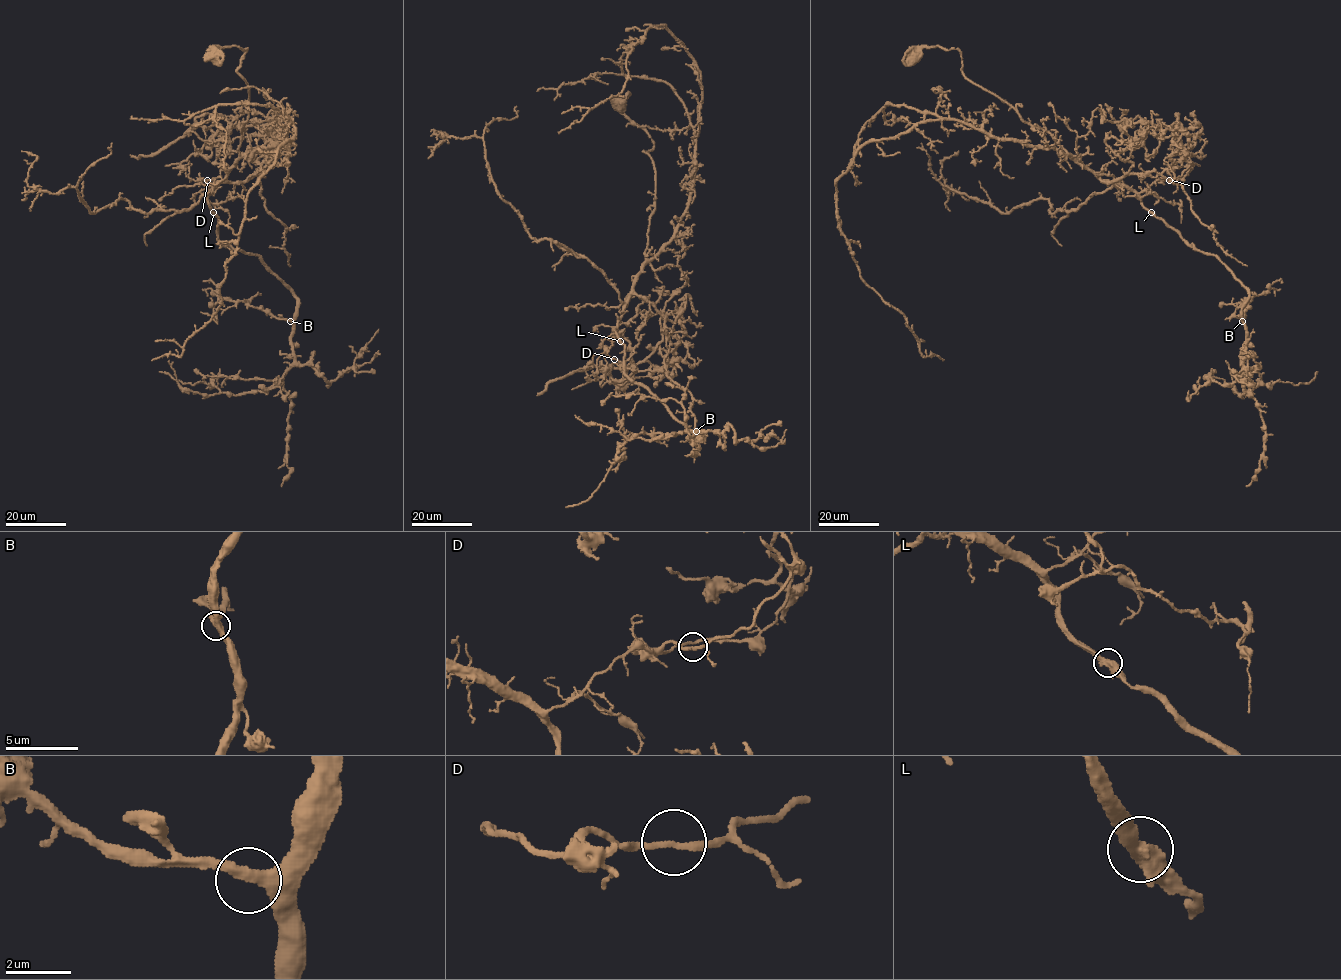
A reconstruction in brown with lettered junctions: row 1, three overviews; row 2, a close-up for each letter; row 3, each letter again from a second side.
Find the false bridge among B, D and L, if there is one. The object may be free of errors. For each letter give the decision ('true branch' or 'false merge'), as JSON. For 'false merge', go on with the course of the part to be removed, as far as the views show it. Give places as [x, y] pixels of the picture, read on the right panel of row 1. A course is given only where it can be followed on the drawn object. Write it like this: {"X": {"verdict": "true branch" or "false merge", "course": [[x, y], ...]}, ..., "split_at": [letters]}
{"B": {"verdict": "true branch"}, "D": {"verdict": "false merge", "course": [[1169, 180], [1181, 176], [1189, 163], [1175, 132], [1178, 113], [1181, 144], [1190, 155], [1206, 154]]}, "L": {"verdict": "true branch"}, "split_at": ["D"]}

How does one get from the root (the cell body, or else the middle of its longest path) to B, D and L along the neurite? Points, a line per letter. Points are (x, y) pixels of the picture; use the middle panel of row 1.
B: (621, 102), (654, 144), (644, 152), (655, 209), (614, 331), (624, 373), (696, 431)
D: (621, 102), (621, 111), (654, 144), (644, 152), (655, 172), (655, 209), (646, 262), (606, 352), (614, 359)
L: (621, 102), (621, 111), (654, 144), (644, 152), (655, 172), (655, 209), (646, 262), (614, 329), (619, 341)

